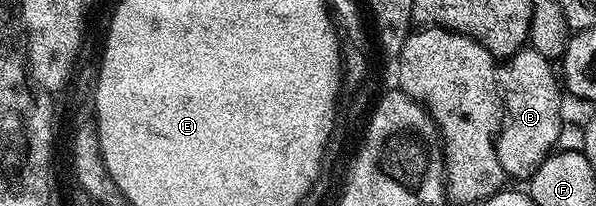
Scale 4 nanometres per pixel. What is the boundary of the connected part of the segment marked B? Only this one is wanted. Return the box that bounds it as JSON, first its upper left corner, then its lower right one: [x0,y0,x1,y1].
[497,47,564,183]

